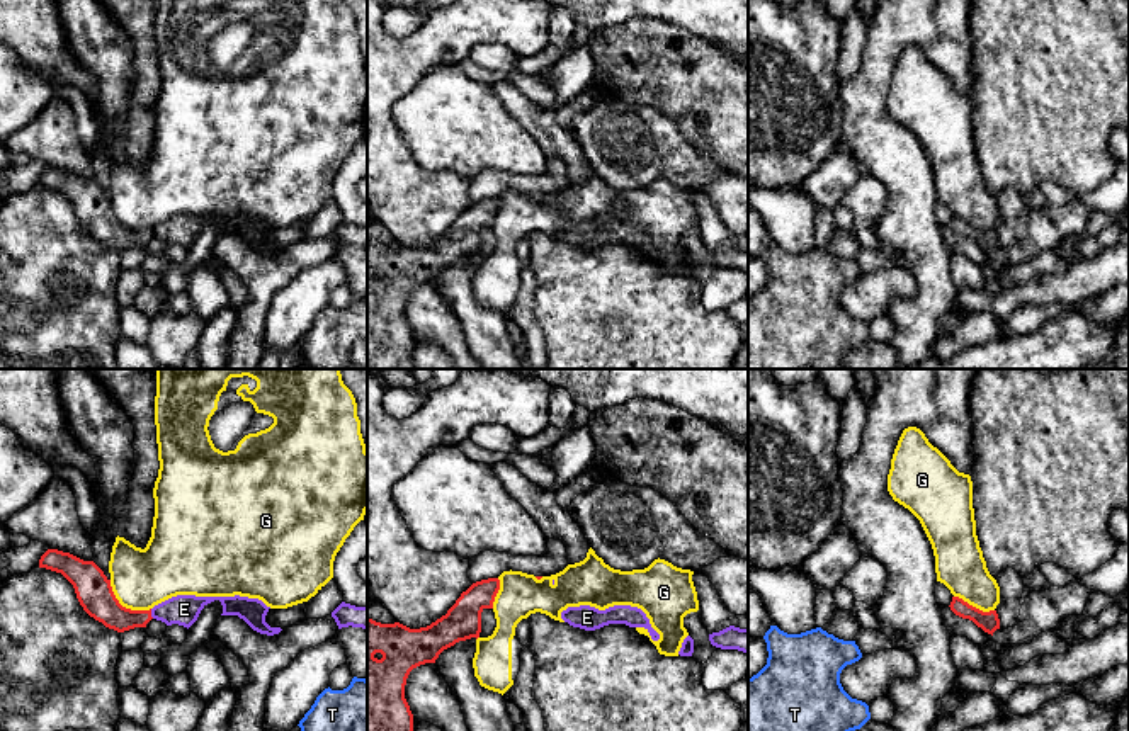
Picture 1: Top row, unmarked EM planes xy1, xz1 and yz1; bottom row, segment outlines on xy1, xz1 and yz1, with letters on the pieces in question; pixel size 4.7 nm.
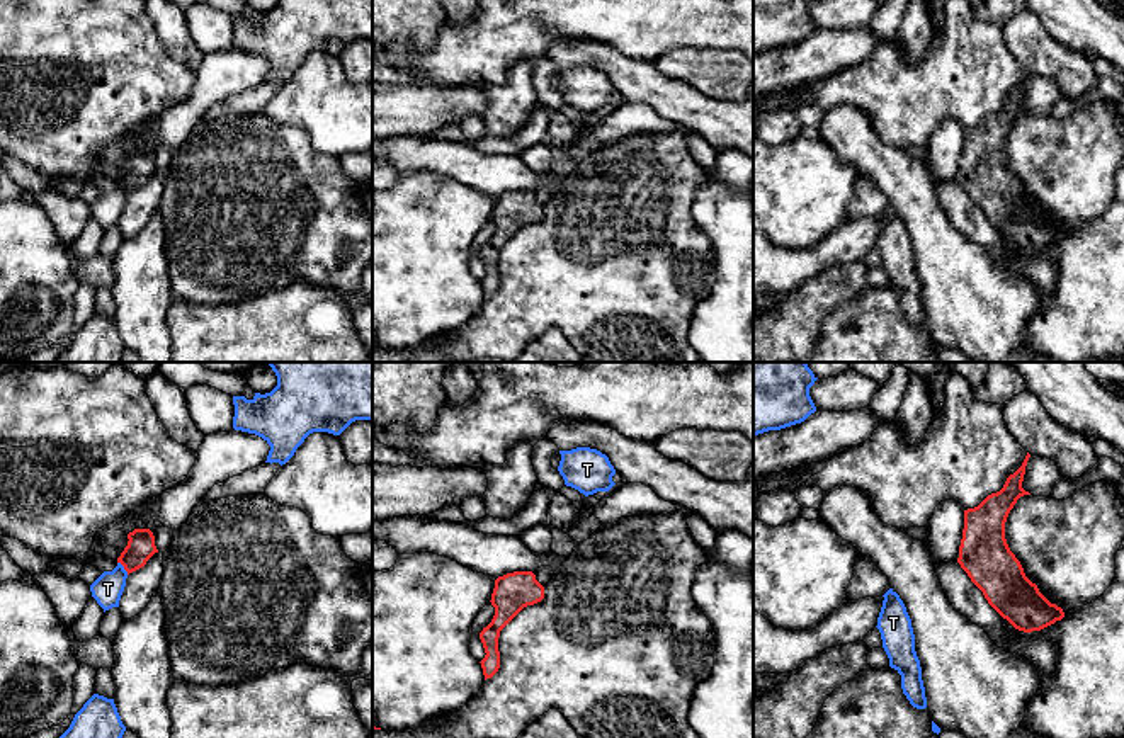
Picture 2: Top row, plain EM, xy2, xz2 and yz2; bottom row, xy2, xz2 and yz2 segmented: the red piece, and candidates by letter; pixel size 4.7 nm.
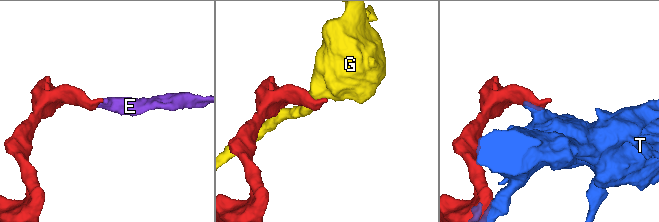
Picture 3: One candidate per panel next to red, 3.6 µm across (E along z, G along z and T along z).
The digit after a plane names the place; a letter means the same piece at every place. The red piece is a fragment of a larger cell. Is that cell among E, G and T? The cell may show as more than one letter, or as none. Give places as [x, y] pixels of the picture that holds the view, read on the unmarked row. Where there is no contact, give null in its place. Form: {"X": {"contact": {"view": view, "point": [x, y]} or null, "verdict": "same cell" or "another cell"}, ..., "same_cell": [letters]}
{"E": {"contact": {"view": "xy1", "point": [150, 233]}, "verdict": "same cell"}, "G": {"contact": {"view": "xy1", "point": [124, 226]}, "verdict": "another cell"}, "T": {"contact": {"view": "xy2", "point": [124, 187]}, "verdict": "another cell"}, "same_cell": ["E"]}

